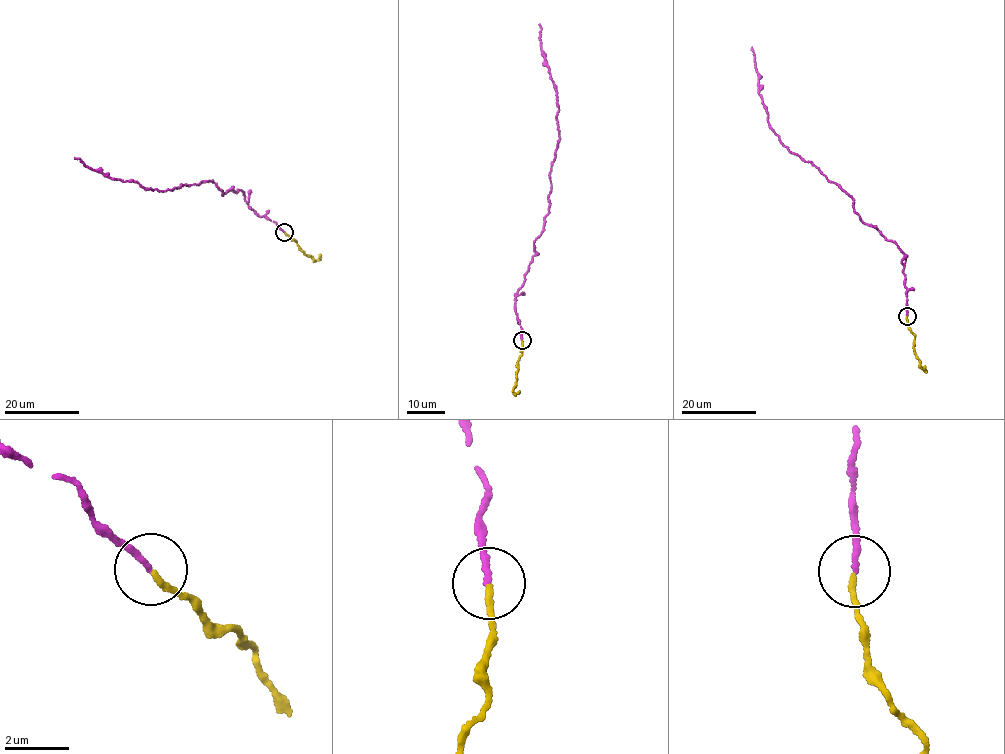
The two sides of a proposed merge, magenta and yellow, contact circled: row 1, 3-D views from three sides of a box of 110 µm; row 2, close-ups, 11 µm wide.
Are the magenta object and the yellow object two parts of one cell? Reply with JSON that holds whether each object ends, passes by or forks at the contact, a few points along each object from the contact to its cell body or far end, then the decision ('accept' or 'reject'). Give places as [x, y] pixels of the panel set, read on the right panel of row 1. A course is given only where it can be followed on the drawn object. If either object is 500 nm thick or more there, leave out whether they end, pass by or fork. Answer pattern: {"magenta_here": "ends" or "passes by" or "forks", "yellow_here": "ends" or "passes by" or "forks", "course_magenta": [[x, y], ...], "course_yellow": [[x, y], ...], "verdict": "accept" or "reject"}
{"magenta_here": "ends", "yellow_here": "ends", "course_magenta": [[907, 316], [904, 253], [861, 220], [853, 199], [838, 185], [781, 143], [759, 94], [752, 47]], "course_yellow": [[907, 316], [915, 336], [913, 351], [925, 370], [925, 365]], "verdict": "accept"}

